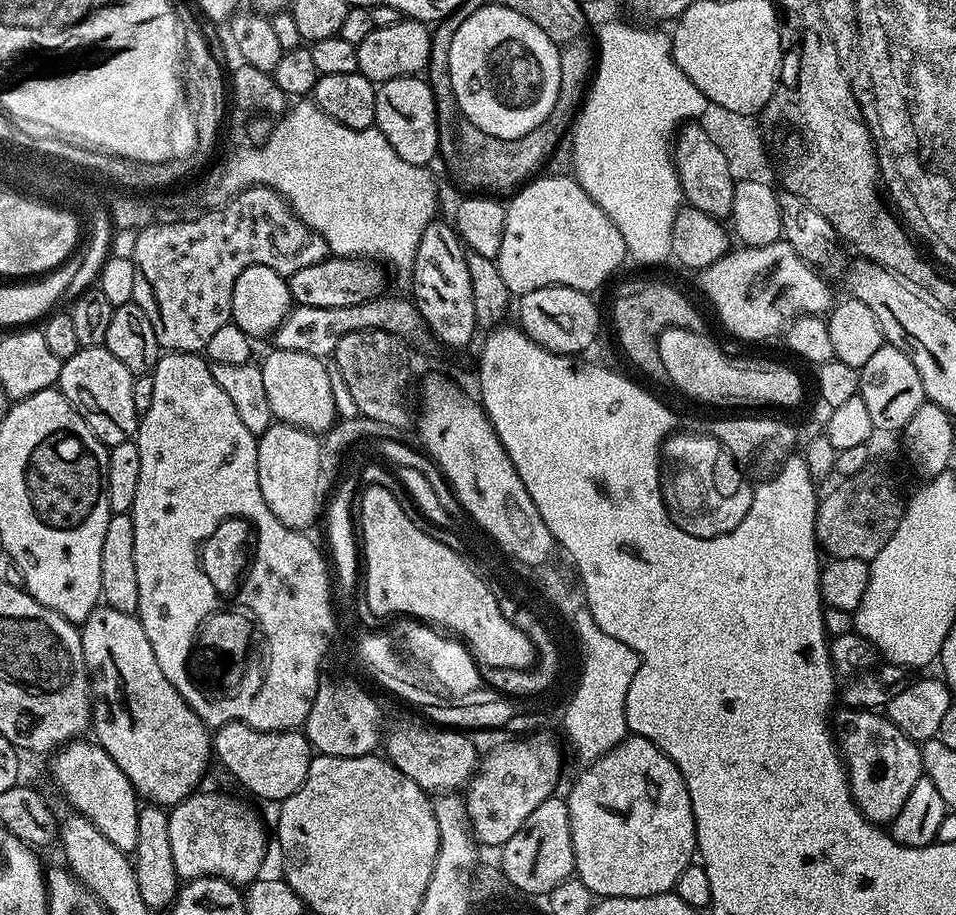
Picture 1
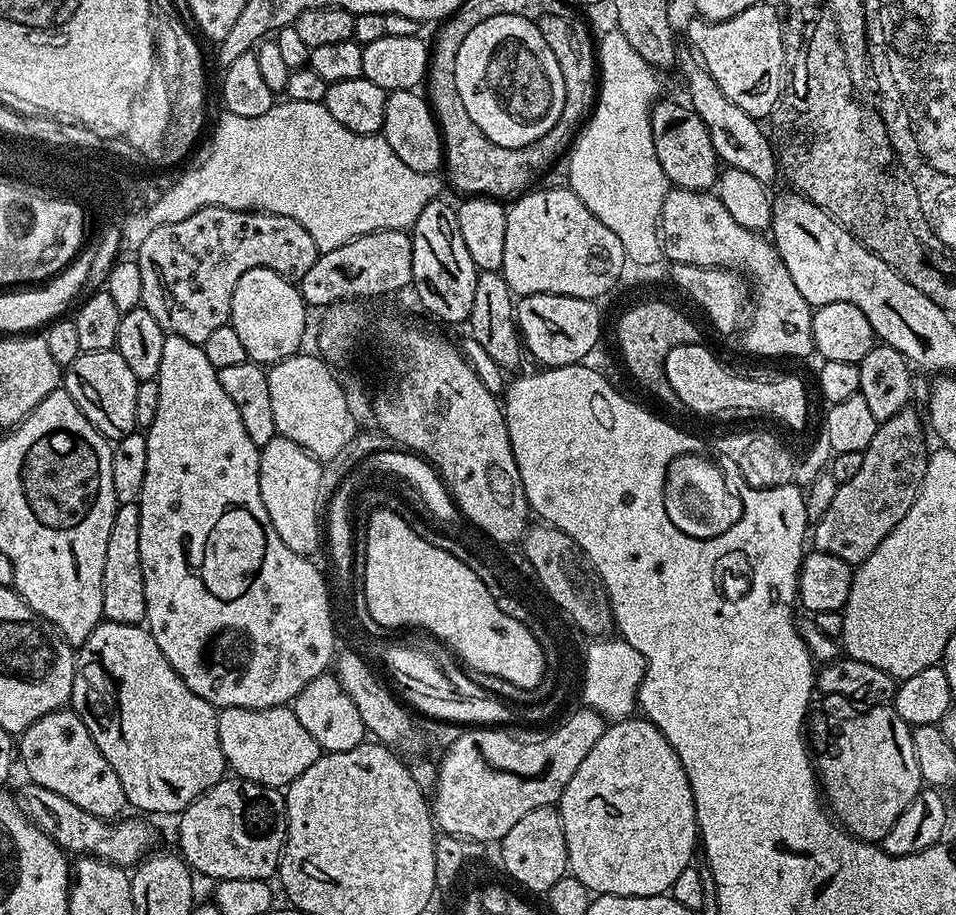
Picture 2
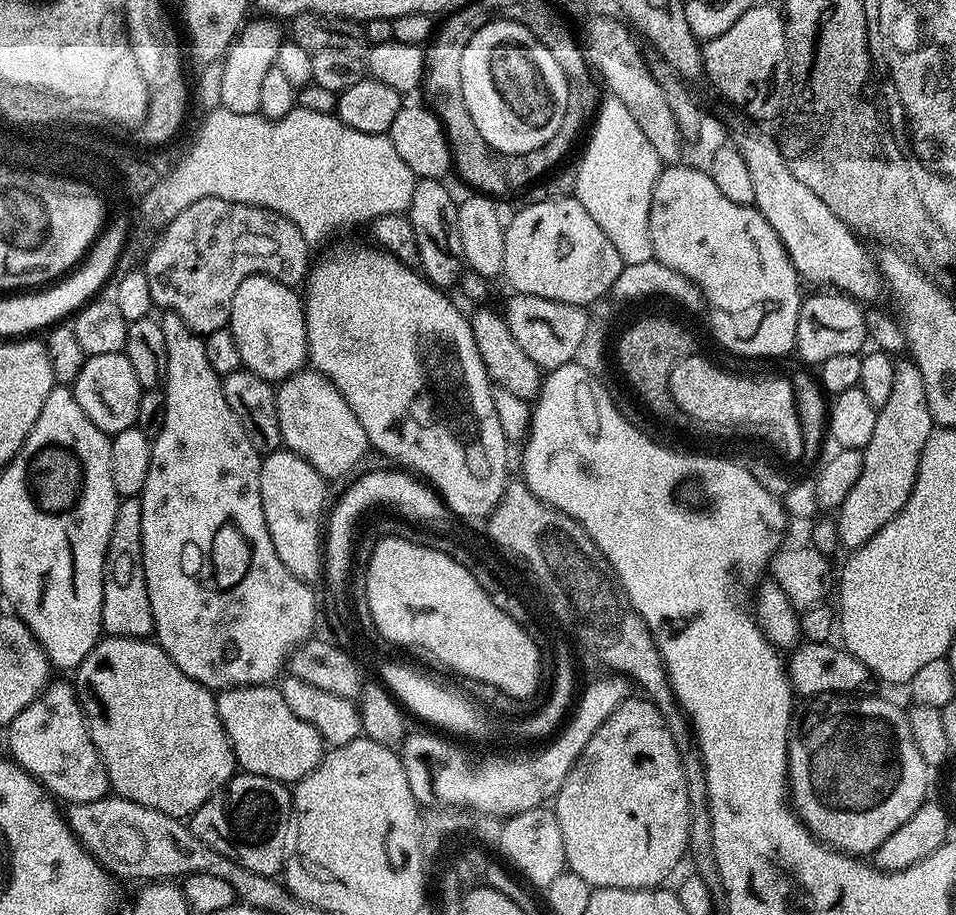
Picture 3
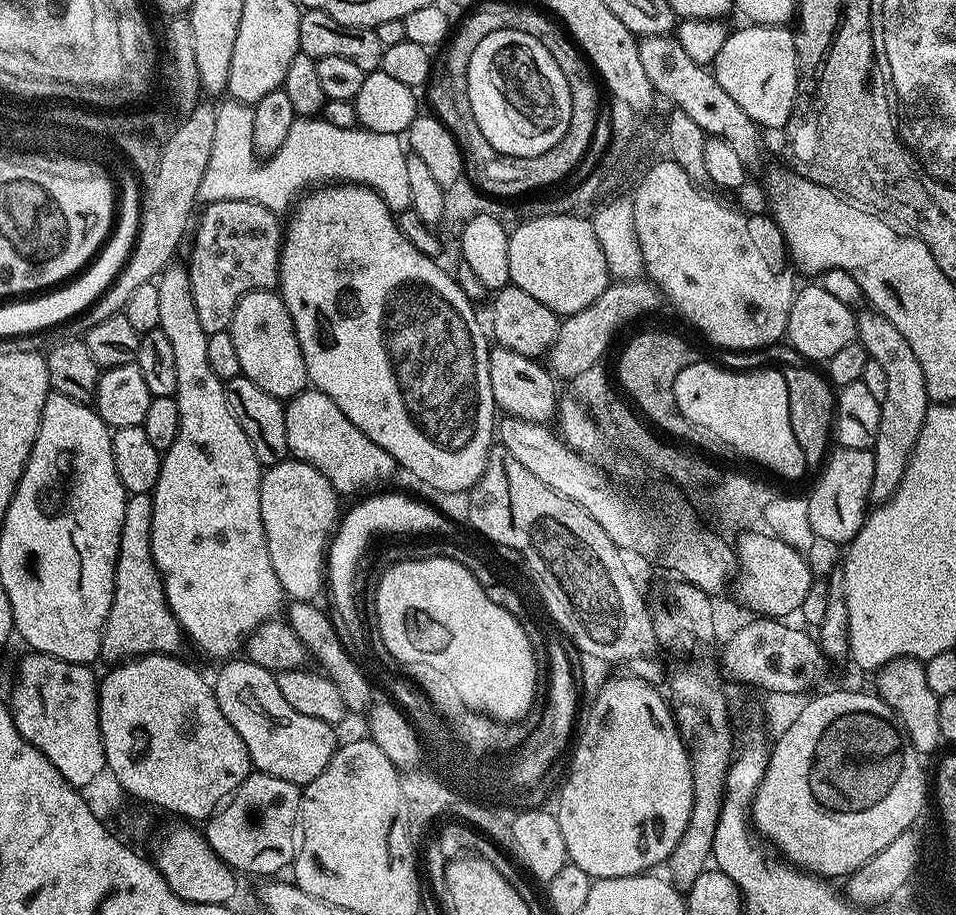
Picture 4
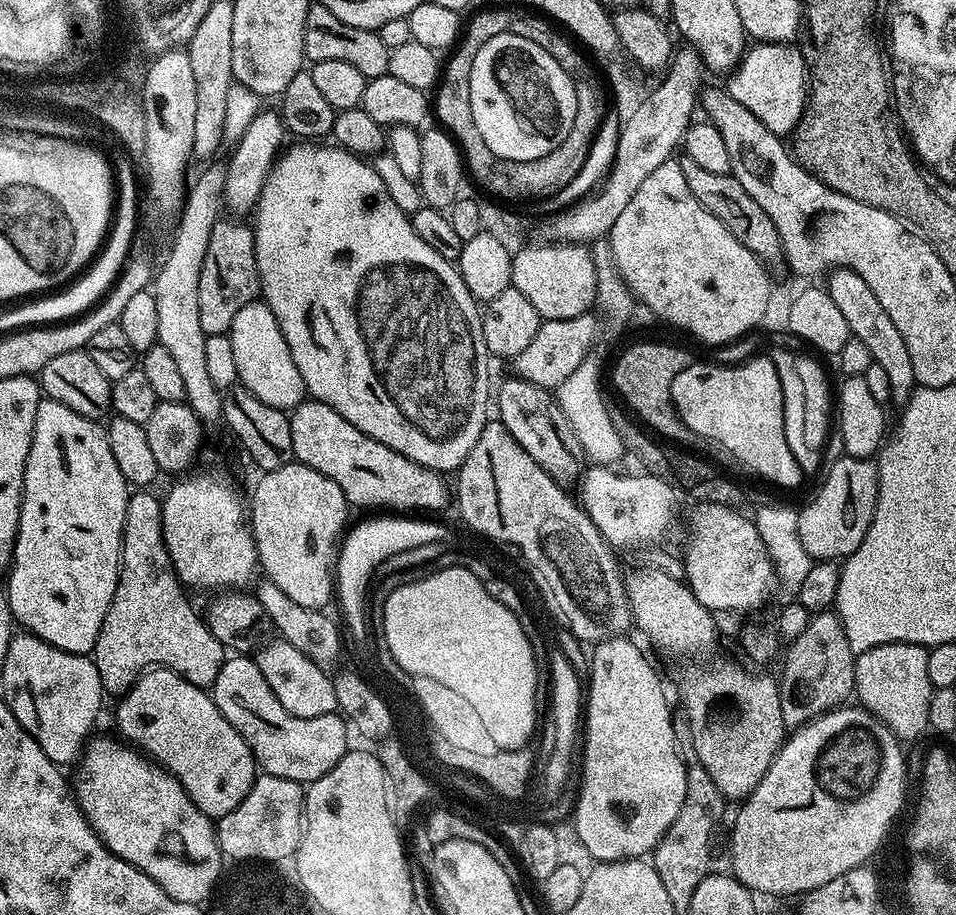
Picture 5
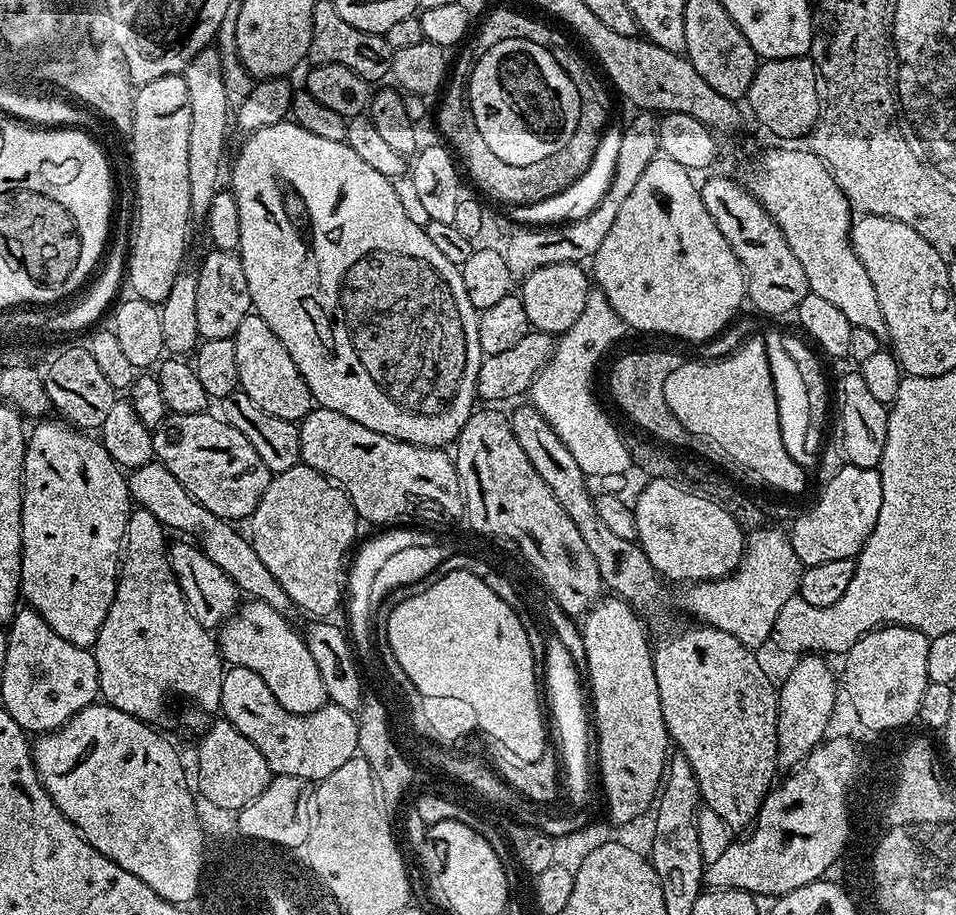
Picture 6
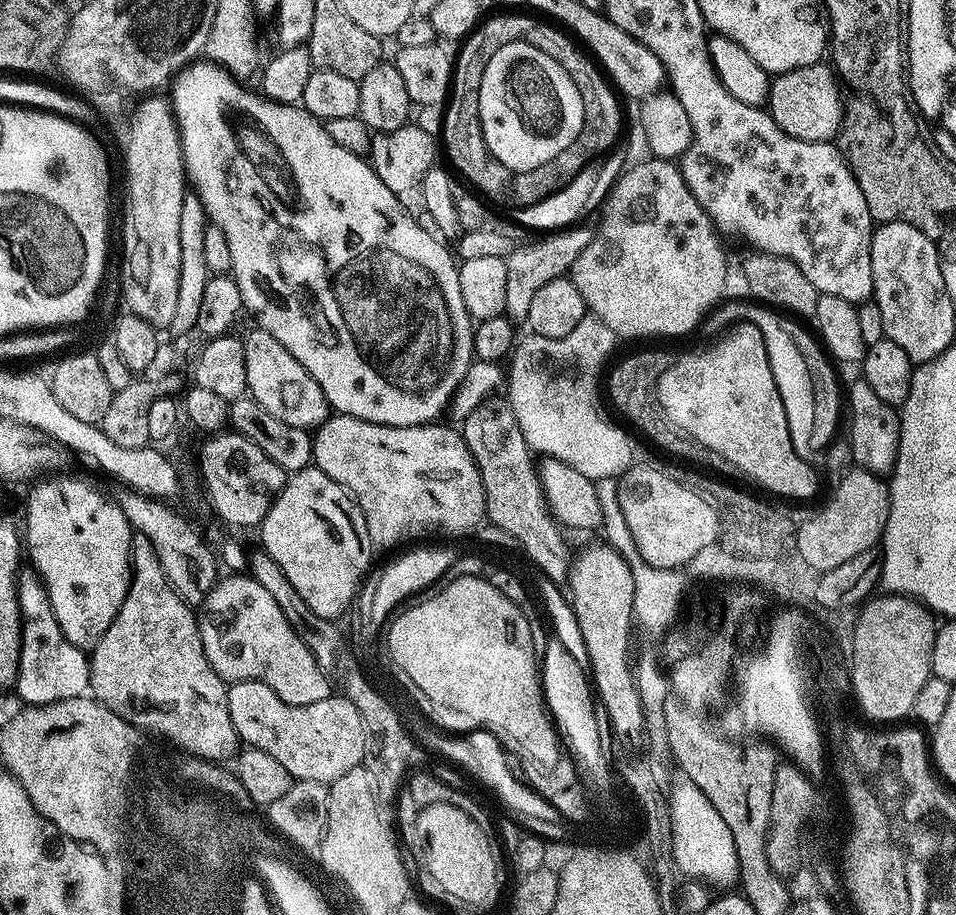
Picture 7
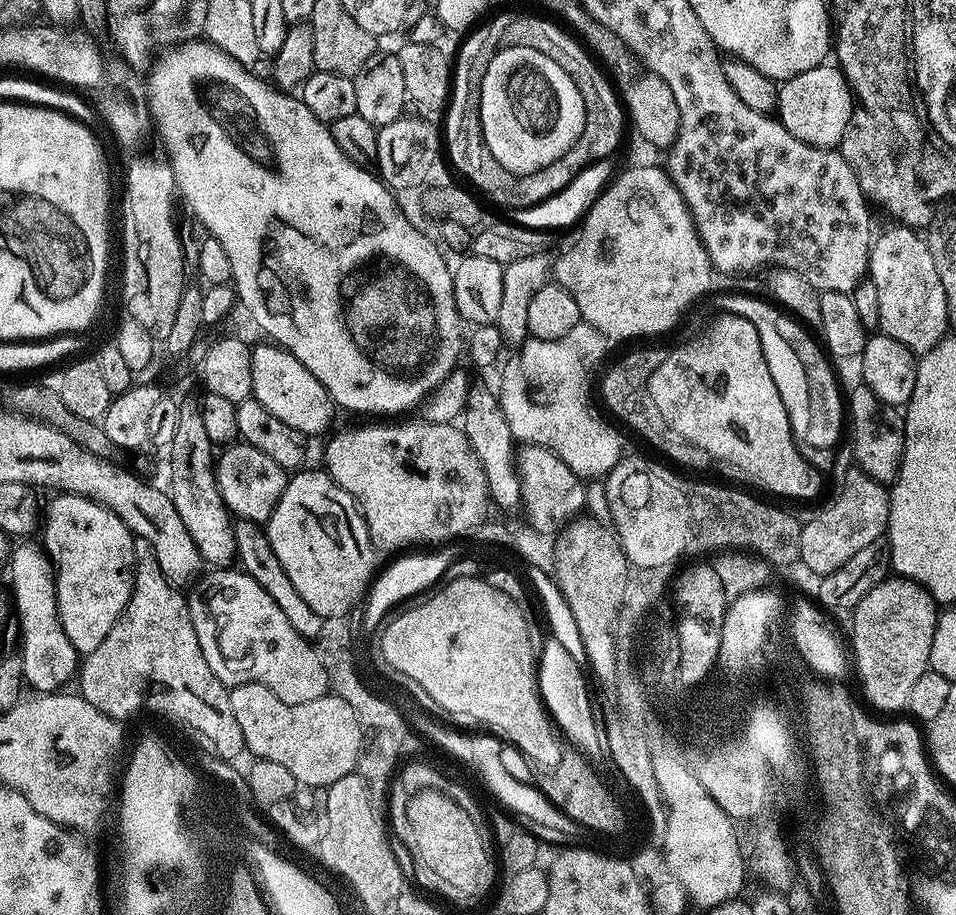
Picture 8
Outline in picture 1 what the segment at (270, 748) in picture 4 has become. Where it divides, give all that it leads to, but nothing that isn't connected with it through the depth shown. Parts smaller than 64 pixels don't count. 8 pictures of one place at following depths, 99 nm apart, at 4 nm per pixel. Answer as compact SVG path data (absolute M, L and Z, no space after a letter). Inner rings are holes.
M242 722L224 724L214 732L214 756L220 764L245 788L260 800L279 802L290 798L306 782L314 749L303 731L263 732Z

